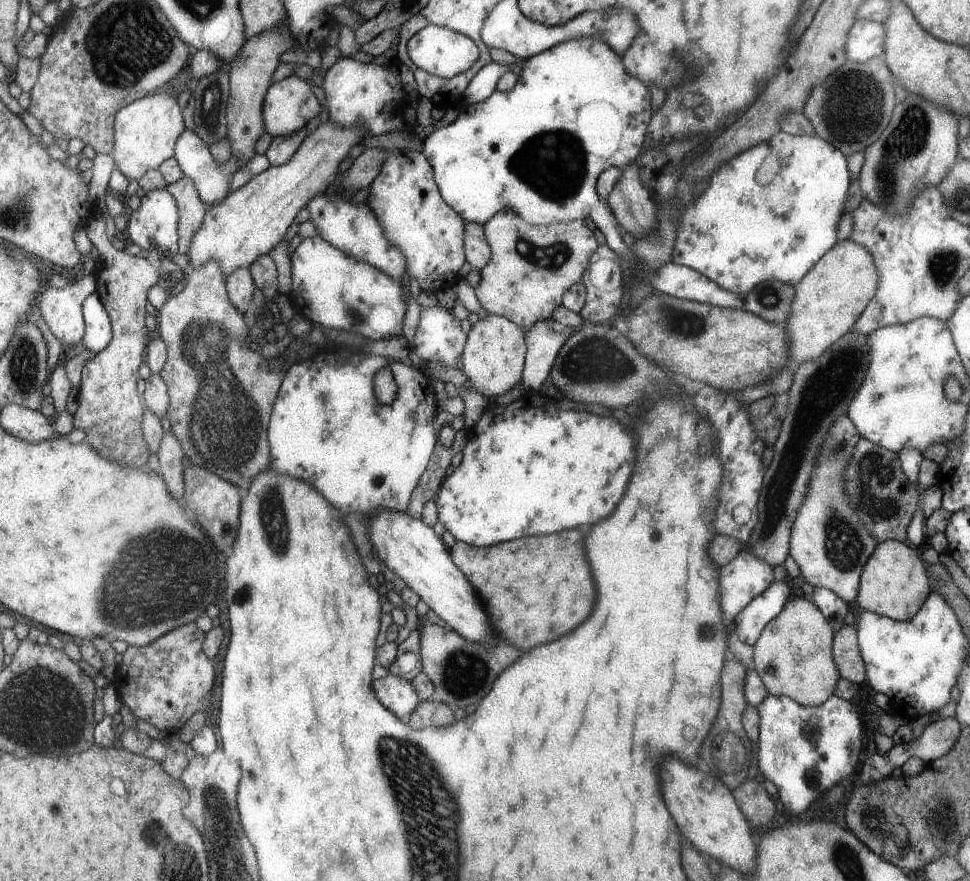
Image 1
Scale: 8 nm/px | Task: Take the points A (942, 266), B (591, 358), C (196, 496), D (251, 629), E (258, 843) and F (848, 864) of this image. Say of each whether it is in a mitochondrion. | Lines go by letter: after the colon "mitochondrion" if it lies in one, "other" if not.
A: mitochondrion
B: mitochondrion
C: other
D: other
E: other
F: mitochondrion

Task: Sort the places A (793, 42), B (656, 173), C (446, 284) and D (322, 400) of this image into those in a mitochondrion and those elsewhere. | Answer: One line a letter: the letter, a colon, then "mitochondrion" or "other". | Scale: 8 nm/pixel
A: other
B: other
C: other
D: mitochondrion

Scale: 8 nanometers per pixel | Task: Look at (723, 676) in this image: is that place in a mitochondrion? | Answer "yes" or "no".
no

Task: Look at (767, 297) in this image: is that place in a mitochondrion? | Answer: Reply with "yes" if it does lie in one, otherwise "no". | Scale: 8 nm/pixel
yes

